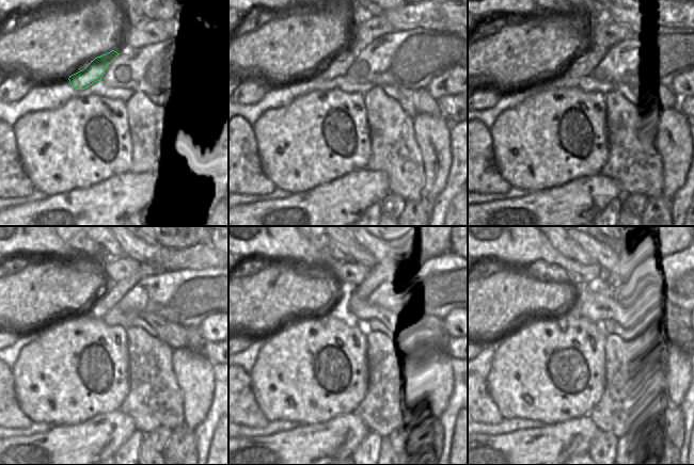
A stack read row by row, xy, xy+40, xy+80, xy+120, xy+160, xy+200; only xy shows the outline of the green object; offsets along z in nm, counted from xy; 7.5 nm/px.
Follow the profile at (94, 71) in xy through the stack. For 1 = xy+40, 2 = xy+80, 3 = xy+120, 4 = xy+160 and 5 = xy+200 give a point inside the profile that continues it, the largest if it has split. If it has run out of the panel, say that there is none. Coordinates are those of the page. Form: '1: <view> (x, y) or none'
1: xy+40 (341, 63)
2: xy+80 (583, 64)
3: xy+120 (108, 300)
4: xy+160 (374, 279)
5: xy+200 (613, 279)

